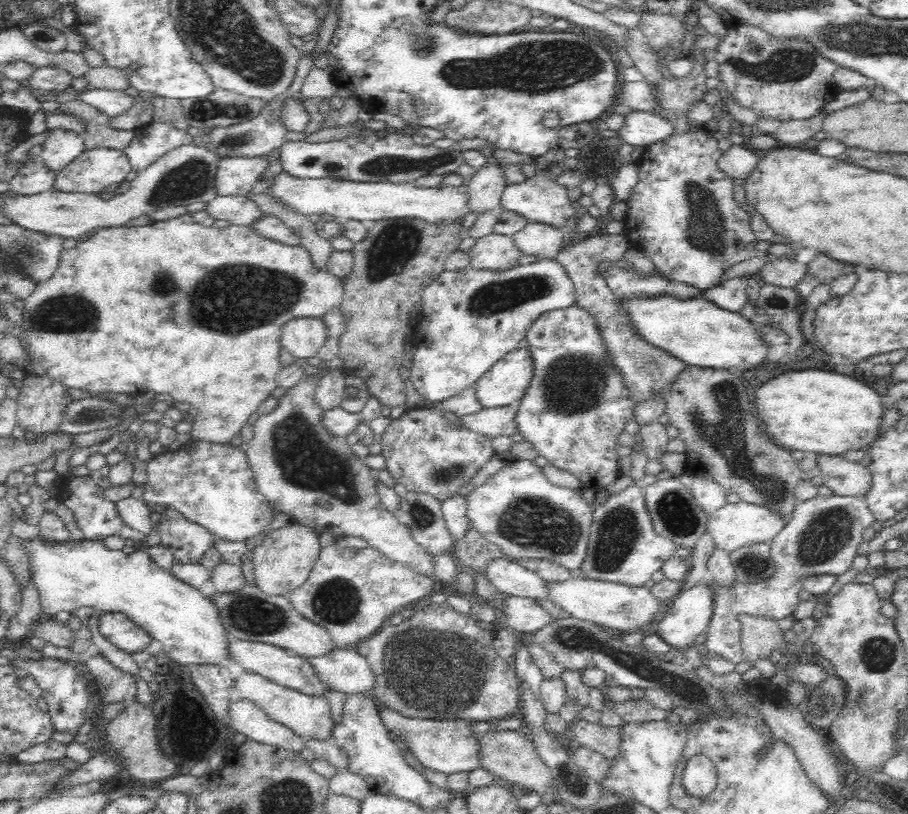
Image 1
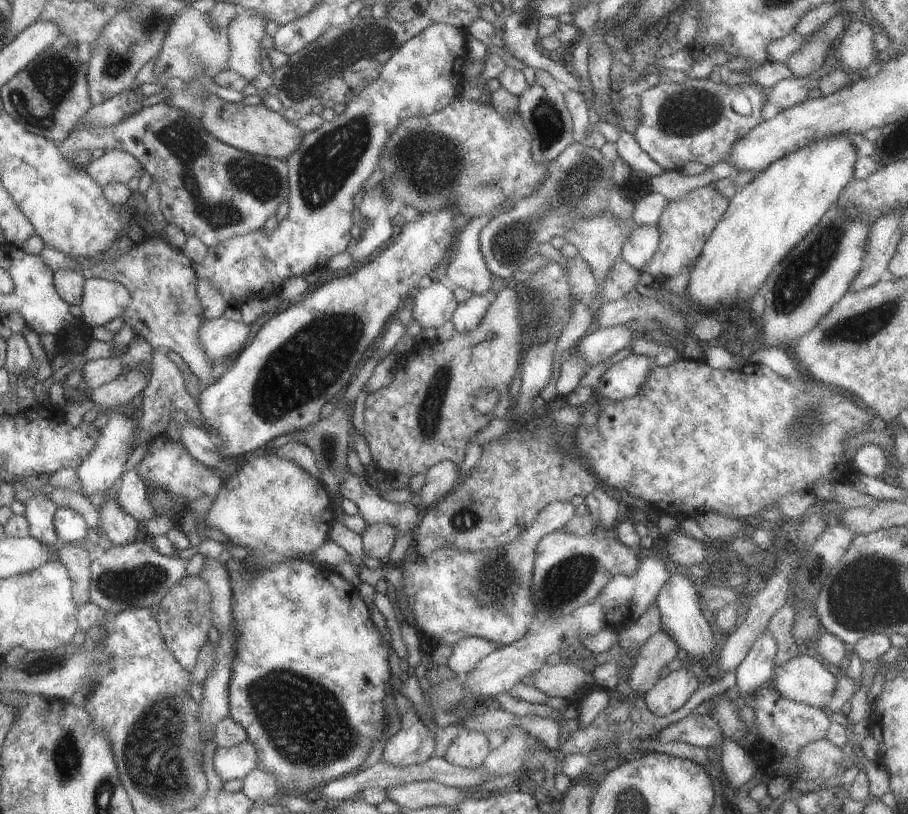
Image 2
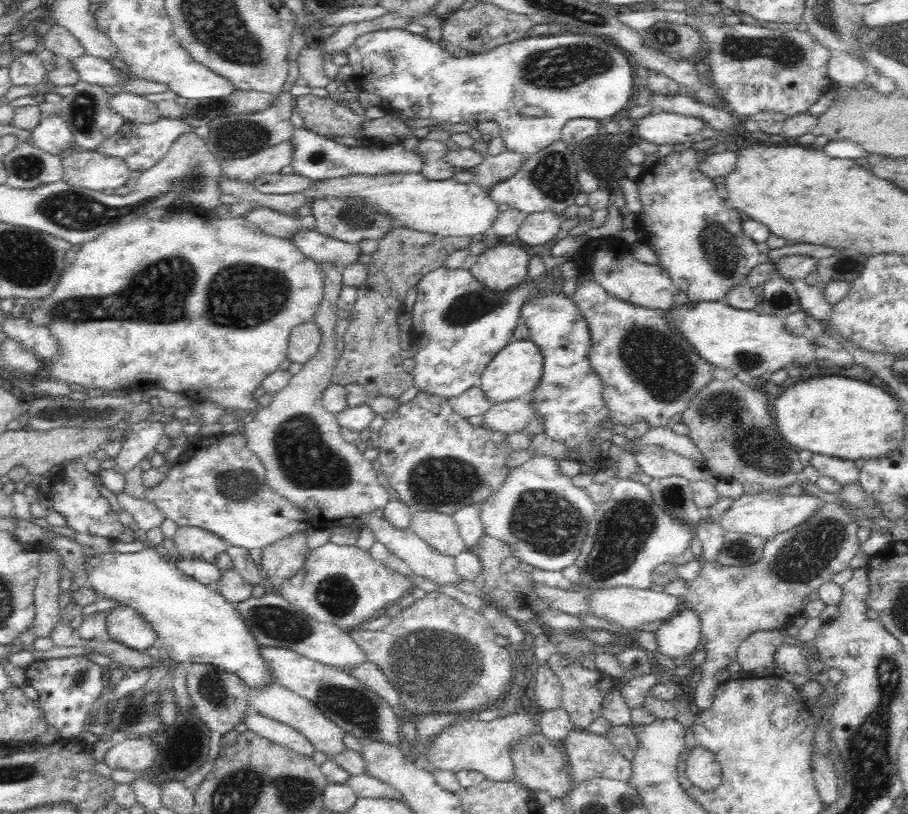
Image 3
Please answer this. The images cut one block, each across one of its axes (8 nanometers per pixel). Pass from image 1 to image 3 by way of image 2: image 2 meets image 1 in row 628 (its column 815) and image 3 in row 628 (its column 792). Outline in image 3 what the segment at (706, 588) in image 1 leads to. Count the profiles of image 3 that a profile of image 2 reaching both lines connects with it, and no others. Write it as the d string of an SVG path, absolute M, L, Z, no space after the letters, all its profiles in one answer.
M682 610L670 618L668 622L662 622L656 630L656 640L658 640L658 650L654 658L670 656L676 660L678 656L688 656L696 652L696 646L702 642L702 624L696 612Z

